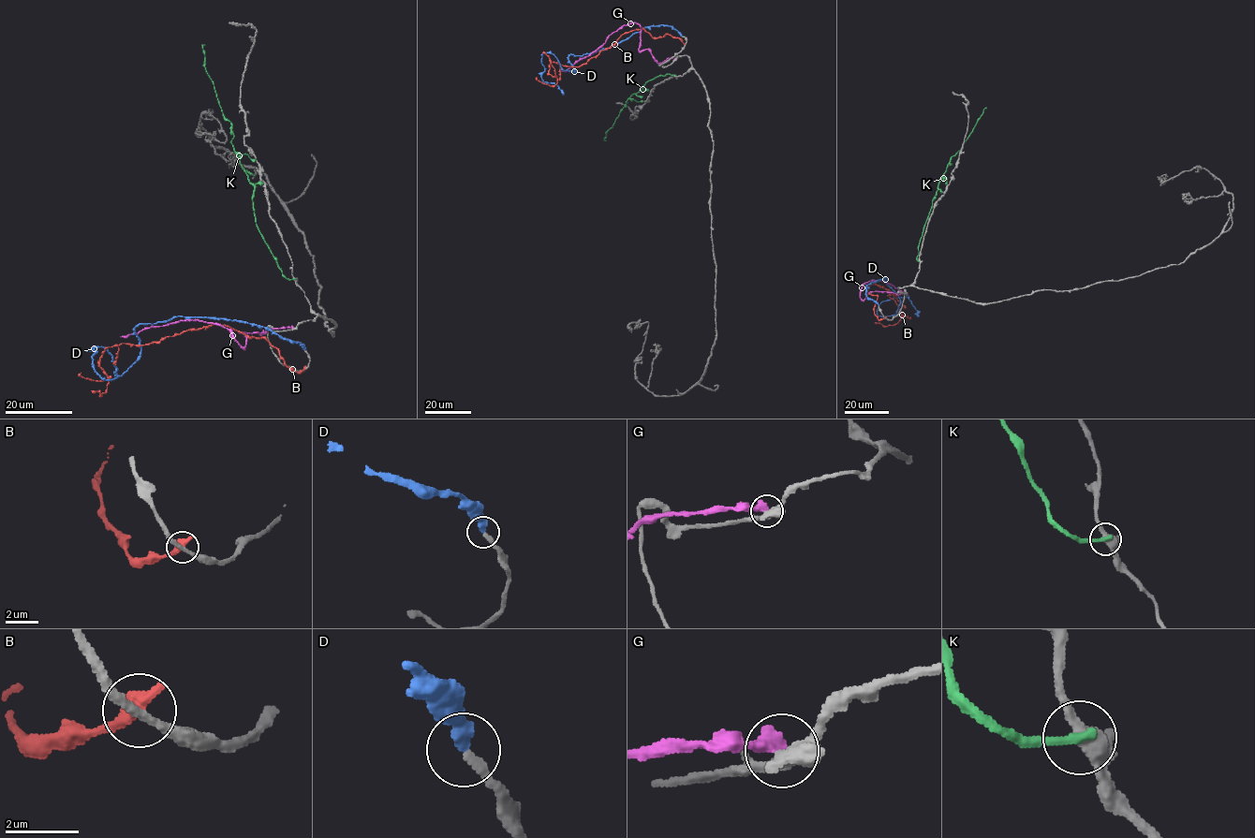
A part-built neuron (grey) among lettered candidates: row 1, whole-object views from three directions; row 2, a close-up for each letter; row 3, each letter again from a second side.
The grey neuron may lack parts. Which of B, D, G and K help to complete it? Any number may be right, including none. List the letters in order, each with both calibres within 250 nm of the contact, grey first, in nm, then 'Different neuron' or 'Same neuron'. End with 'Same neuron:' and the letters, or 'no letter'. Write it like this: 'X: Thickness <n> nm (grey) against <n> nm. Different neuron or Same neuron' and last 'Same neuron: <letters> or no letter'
B: Thickness 240 nm (grey) against 480 nm. Different neuron
D: Thickness 240 nm (grey) against 360 nm. Same neuron
G: Thickness 340 nm (grey) against 480 nm. Different neuron
K: Thickness 400 nm (grey) against 300 nm. Different neuron
Same neuron: D

